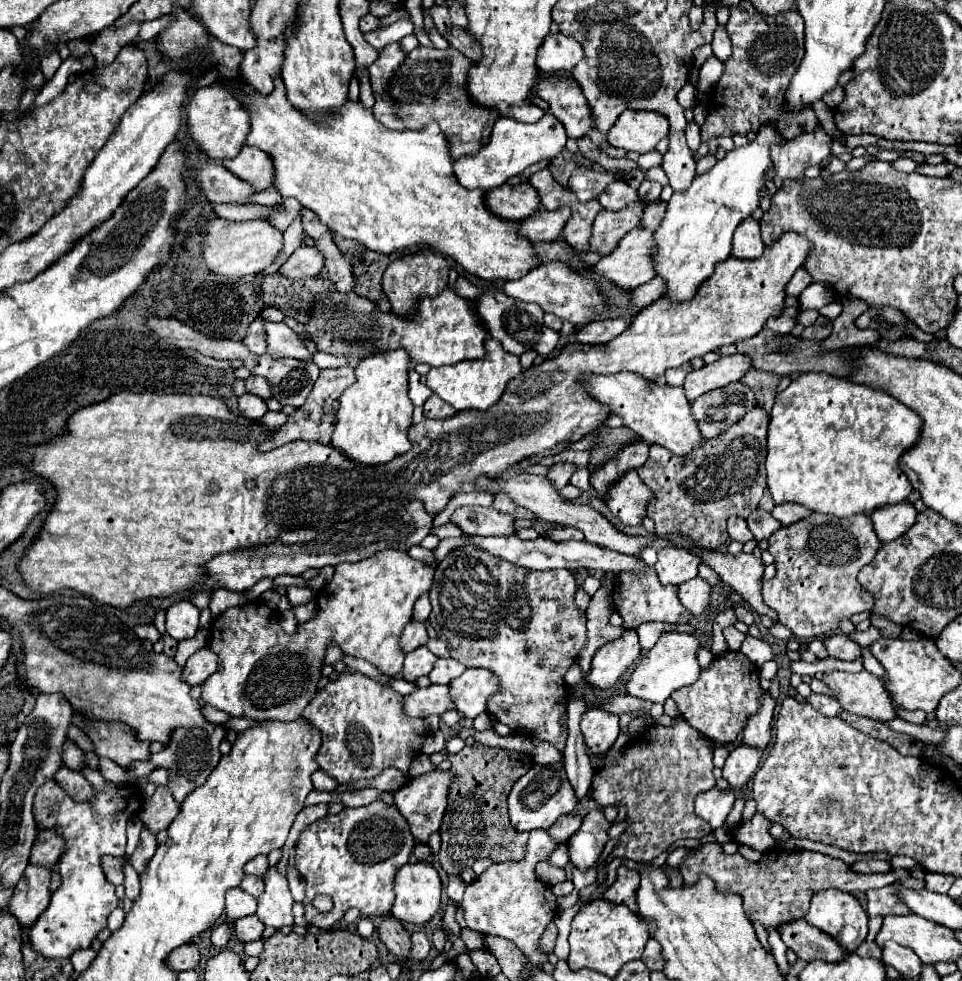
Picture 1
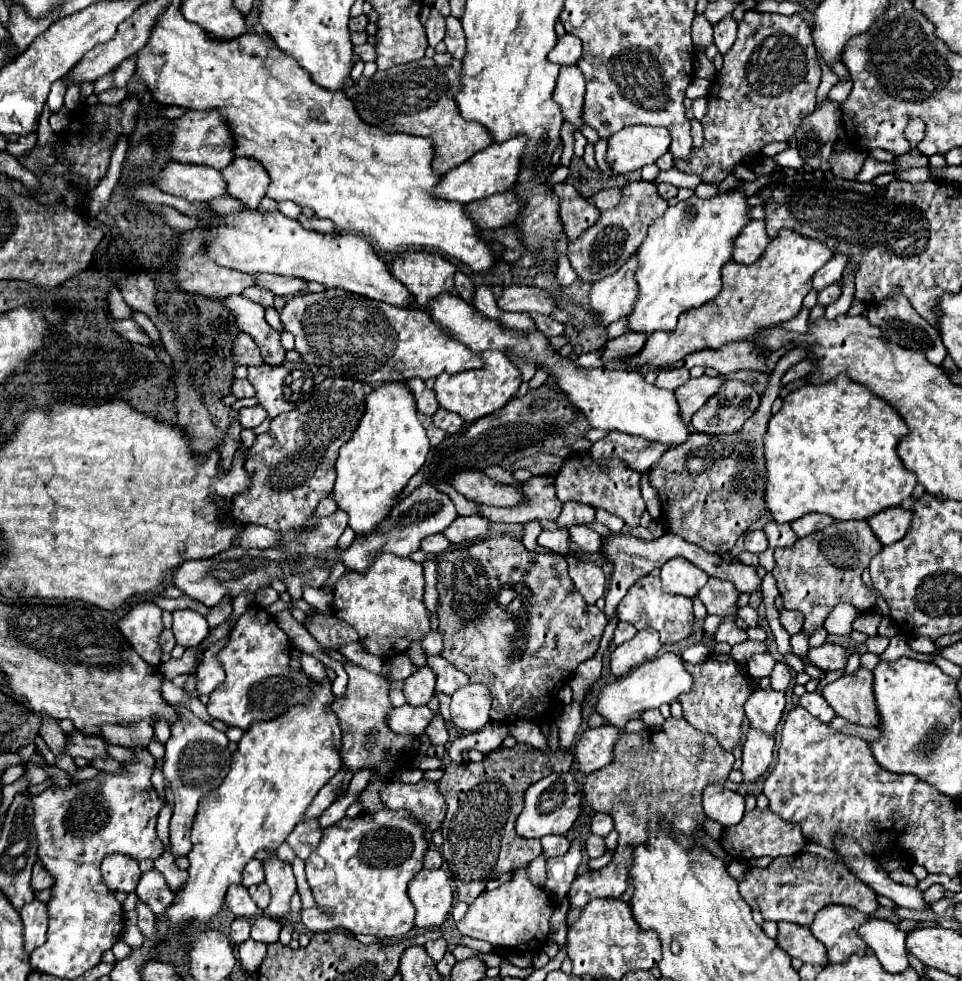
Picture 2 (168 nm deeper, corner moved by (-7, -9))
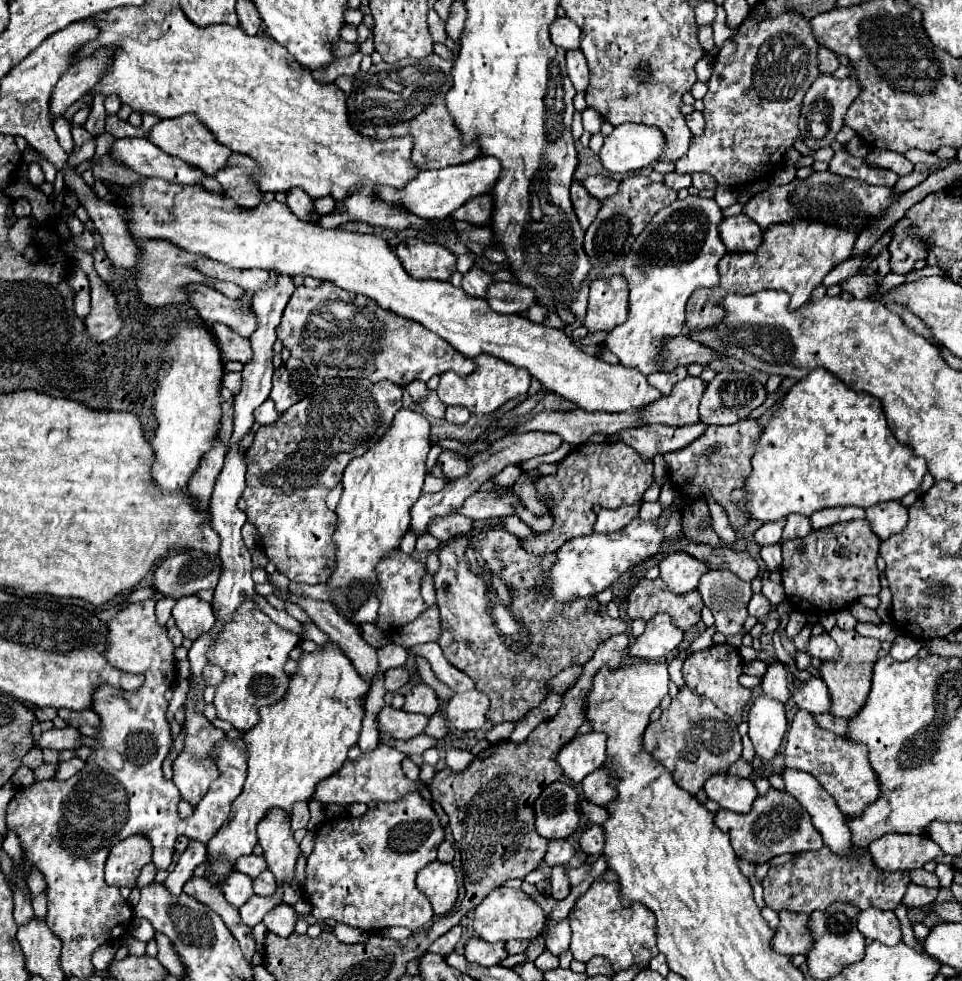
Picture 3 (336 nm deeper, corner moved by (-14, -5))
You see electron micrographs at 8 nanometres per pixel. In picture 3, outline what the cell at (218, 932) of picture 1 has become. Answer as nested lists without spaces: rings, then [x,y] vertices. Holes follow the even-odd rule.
[[[277,884],[277,890],[275,890],[273,896],[267,896],[267,898],[263,898],[263,896],[251,896],[251,898],[239,908],[241,920],[243,920],[245,924],[255,926],[255,924],[259,924],[259,922],[263,920],[263,916],[265,916],[271,908],[279,906],[281,902],[283,902],[283,884]]]

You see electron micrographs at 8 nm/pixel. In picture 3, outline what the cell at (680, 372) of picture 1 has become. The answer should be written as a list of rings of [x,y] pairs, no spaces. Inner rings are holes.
[[[677,366],[675,370],[671,372],[655,372],[655,374],[649,374],[647,380],[653,388],[657,388],[661,394],[669,394],[671,388],[681,382],[683,378],[687,376],[687,368],[685,366]]]

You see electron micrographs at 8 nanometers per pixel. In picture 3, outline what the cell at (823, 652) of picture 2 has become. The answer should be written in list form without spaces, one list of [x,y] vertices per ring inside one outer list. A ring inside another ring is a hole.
[[[821,634],[821,636],[811,636],[807,652],[809,656],[815,656],[819,660],[827,660],[839,654],[839,646],[831,640],[829,634]]]

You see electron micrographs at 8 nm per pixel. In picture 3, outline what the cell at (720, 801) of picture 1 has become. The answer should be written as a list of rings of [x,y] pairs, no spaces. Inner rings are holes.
[[[715,774],[703,784],[709,800],[715,800],[725,810],[739,814],[749,812],[753,800],[757,798],[757,788],[749,778],[739,778],[731,774]]]

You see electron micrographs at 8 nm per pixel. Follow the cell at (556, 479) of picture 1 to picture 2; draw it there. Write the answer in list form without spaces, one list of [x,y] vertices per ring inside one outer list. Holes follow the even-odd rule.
[[[534,476],[520,490],[526,494],[526,502],[520,508],[488,508],[480,506],[480,516],[490,522],[532,522],[532,520],[556,520],[562,502],[554,490],[554,476]]]

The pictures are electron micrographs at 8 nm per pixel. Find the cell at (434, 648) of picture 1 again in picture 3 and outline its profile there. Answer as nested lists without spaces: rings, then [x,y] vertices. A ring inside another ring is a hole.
[[[427,606],[427,610],[417,620],[399,628],[393,634],[393,642],[403,646],[403,648],[411,648],[411,646],[423,644],[423,642],[437,642],[439,632],[441,632],[439,608],[437,606]]]

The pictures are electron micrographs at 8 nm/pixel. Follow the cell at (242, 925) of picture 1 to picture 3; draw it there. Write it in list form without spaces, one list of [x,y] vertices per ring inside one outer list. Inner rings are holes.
[[[281,904],[279,908],[273,908],[265,918],[263,918],[265,926],[269,932],[275,932],[277,936],[289,936],[295,928],[297,922],[297,914],[293,910],[293,906],[289,904]]]

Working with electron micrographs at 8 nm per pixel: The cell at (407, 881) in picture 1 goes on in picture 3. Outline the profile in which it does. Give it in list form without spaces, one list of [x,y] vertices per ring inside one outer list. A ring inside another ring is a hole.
[[[429,862],[417,872],[417,888],[429,896],[435,916],[445,916],[457,900],[457,878],[451,864]]]

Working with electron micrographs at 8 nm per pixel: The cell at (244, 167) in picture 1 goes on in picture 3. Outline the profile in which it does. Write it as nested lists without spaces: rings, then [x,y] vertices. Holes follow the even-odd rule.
[[[231,154],[227,164],[213,174],[213,178],[223,186],[225,196],[233,198],[241,208],[251,208],[261,202],[261,192],[251,176],[253,168],[255,162],[251,158]]]

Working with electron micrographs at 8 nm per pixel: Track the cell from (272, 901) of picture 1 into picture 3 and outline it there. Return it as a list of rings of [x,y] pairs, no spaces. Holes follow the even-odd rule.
[[[281,808],[267,812],[267,816],[257,826],[257,836],[259,836],[259,844],[263,848],[267,866],[271,868],[271,872],[275,872],[277,880],[285,880],[283,902],[293,906],[301,898],[301,894],[295,892],[289,886],[289,882],[293,878],[295,862],[297,862],[297,856],[301,850],[299,850],[299,844],[295,844],[295,840],[293,840],[291,818]]]

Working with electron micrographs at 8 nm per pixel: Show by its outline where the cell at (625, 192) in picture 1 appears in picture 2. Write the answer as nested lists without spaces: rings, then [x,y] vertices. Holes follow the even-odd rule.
[[[608,188],[608,190],[600,190],[592,198],[592,204],[598,210],[612,210],[620,204],[620,200],[622,200],[622,188]]]

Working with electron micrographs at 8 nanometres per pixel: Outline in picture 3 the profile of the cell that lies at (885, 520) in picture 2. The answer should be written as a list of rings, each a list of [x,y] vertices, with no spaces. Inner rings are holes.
[[[901,502],[875,504],[875,508],[867,508],[867,522],[879,540],[887,540],[907,526],[907,508]]]

